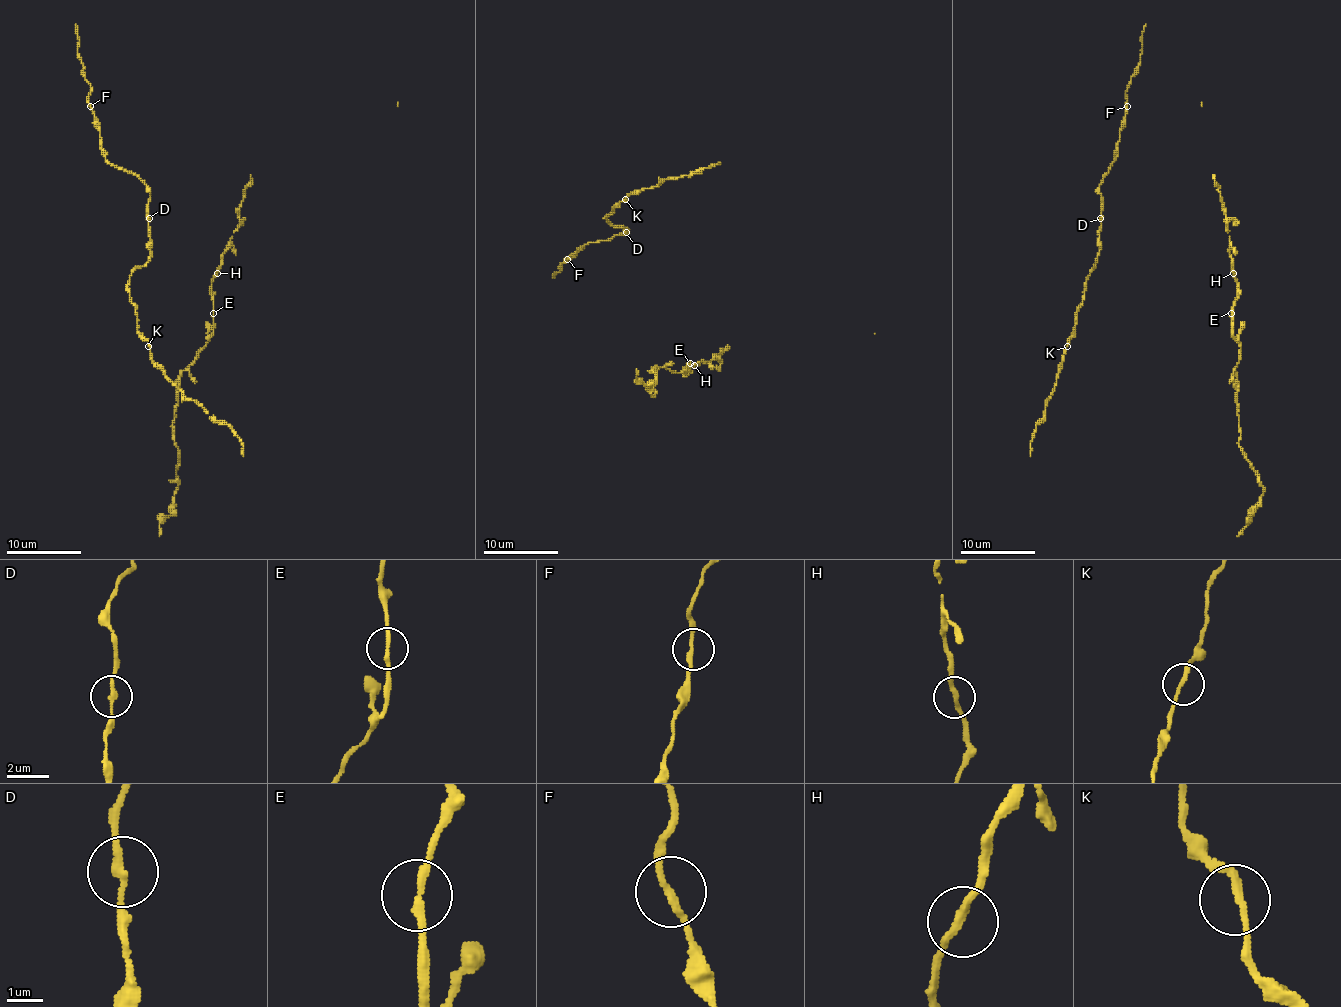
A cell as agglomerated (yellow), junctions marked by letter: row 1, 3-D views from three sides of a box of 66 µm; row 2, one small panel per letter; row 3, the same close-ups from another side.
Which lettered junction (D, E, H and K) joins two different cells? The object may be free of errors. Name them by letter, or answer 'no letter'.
no letter

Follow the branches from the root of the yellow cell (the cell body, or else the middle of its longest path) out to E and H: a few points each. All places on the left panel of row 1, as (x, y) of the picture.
E: (224, 251), (221, 268), (211, 283), (213, 313)
H: (224, 251), (217, 273)

